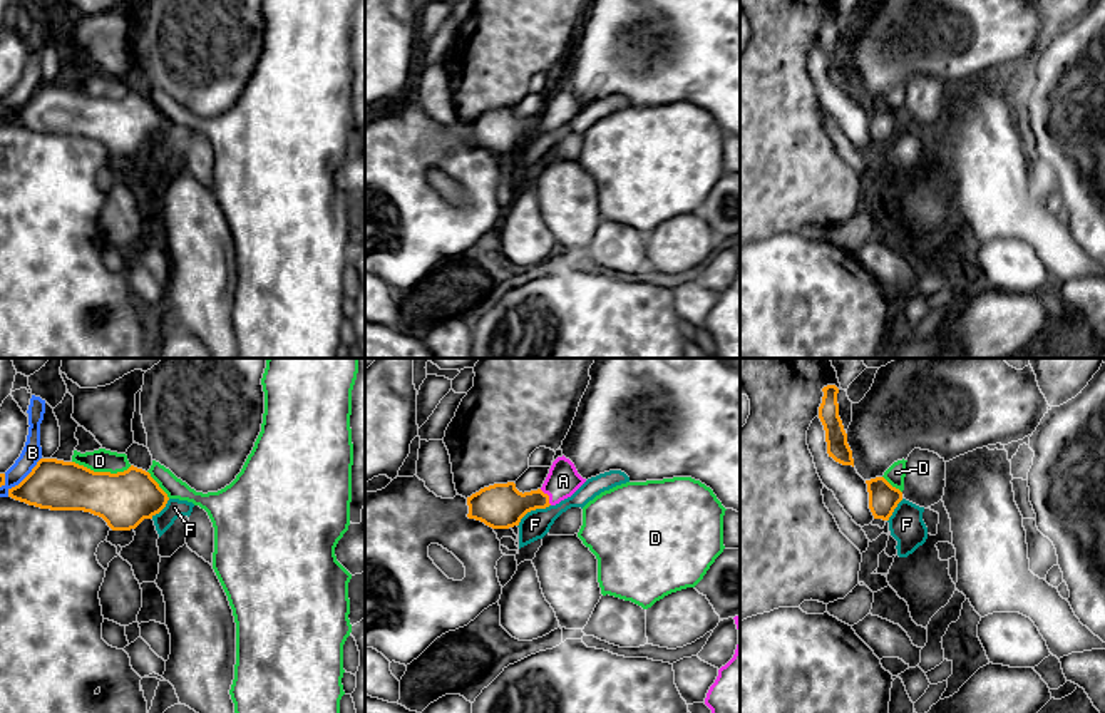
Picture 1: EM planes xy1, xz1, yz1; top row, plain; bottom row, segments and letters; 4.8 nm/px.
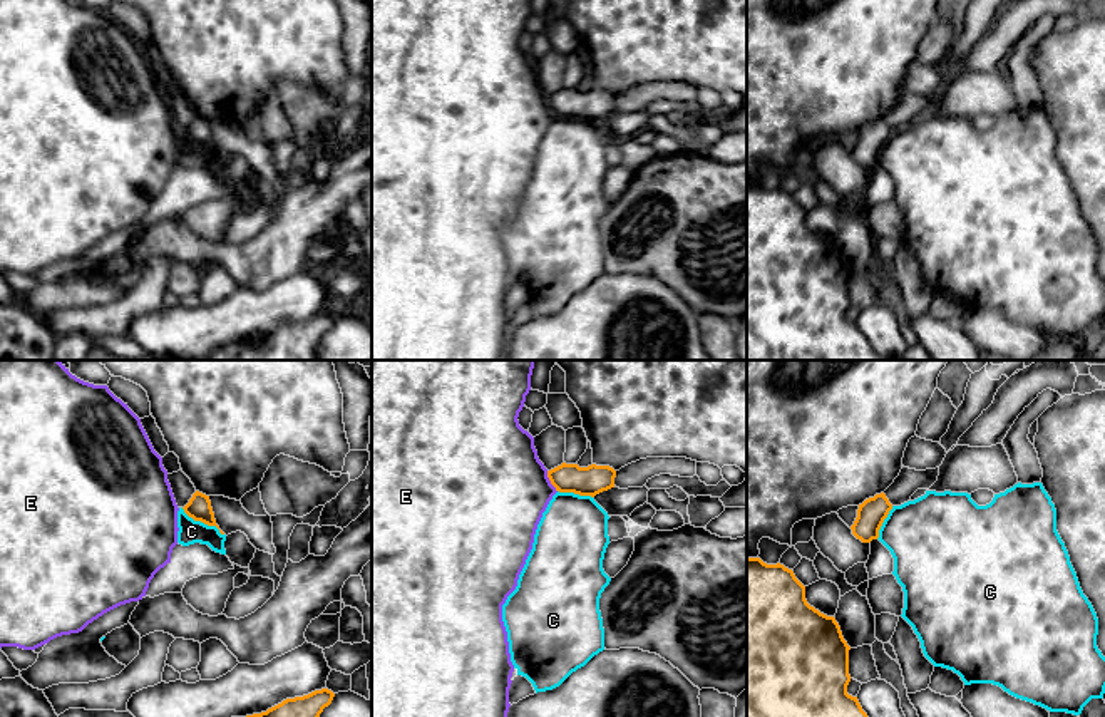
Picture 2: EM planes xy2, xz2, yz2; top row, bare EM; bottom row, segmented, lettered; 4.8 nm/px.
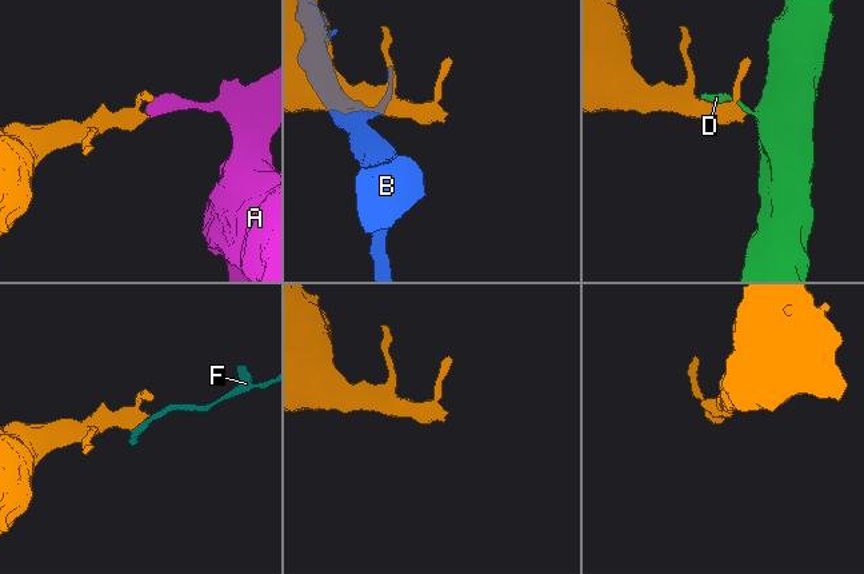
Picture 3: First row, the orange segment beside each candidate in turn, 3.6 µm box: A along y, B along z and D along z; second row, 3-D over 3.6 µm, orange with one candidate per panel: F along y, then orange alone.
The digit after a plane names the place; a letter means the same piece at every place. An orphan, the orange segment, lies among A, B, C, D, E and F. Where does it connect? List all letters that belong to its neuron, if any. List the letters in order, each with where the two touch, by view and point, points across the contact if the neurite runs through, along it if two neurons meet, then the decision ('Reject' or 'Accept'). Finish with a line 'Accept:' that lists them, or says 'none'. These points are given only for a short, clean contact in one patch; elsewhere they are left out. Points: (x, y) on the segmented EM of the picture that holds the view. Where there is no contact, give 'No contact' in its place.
A: Touches orange at xz1 (548, 496). Path across: xz1 (501, 506), (521, 504), (548, 496), (563, 481). Accept
B: Touches orange at xy1 (25, 477). Reject
C: Touches orange at xy2 (203, 521). Boundary: xy2 (181, 508), (195, 520), (213, 525), (223, 535). Reject
D: Touches orange at xy1 (102, 472). Reject
E: Touches orange at xz2 (551, 481). Reject
F: Touches orange at xz1 (531, 509). Boundary: xz1 (549, 504), (531, 509), (518, 526). Reject
Accept: A

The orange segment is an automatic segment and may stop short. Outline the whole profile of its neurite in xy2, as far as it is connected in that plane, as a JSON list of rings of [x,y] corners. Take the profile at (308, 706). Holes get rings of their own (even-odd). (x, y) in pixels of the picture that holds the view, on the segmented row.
[[[321,689],[303,697],[286,699],[266,712],[246,717],[320,717],[323,709],[332,704],[333,697],[335,694],[332,690]]]

